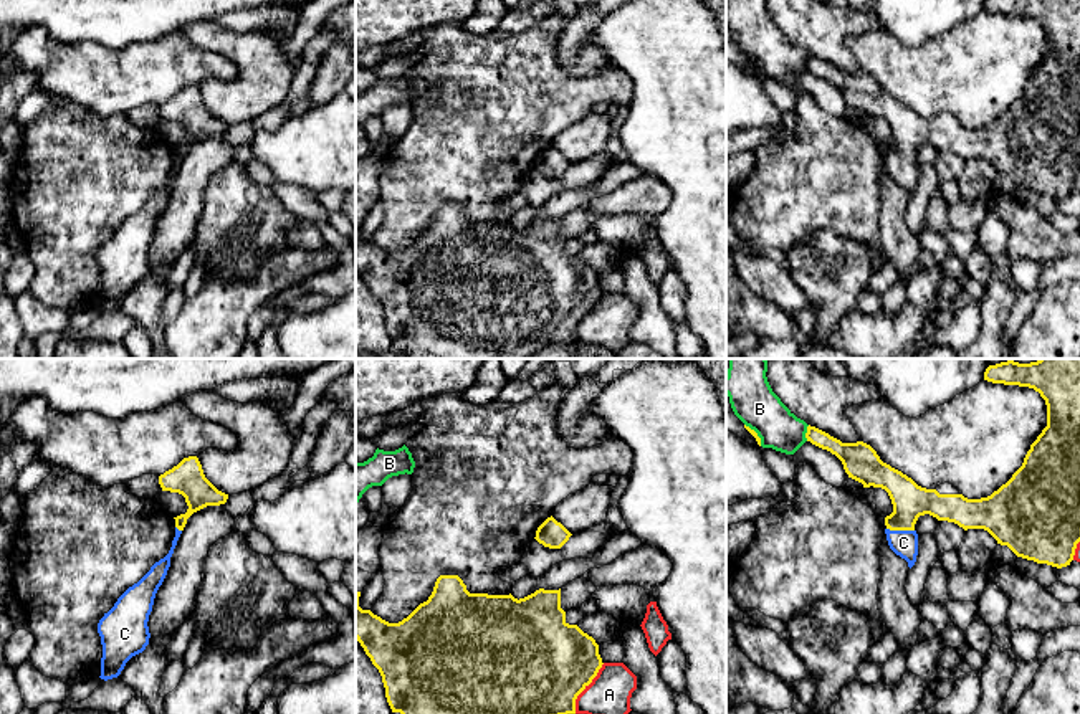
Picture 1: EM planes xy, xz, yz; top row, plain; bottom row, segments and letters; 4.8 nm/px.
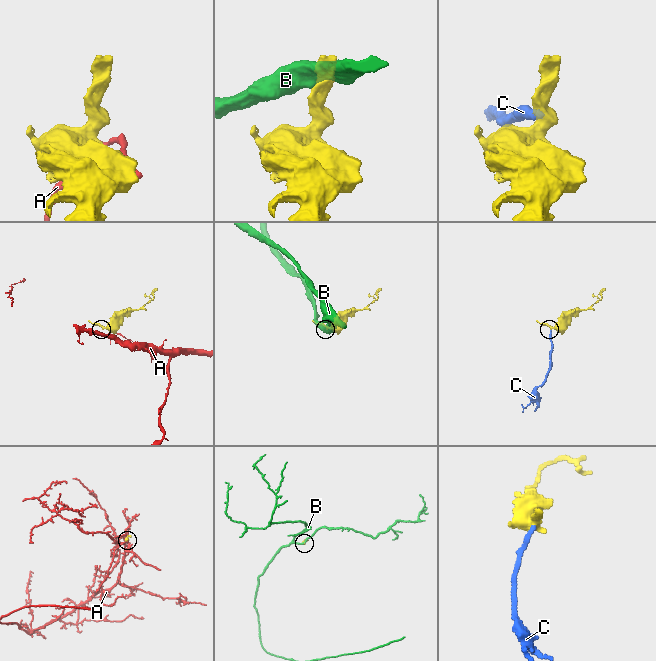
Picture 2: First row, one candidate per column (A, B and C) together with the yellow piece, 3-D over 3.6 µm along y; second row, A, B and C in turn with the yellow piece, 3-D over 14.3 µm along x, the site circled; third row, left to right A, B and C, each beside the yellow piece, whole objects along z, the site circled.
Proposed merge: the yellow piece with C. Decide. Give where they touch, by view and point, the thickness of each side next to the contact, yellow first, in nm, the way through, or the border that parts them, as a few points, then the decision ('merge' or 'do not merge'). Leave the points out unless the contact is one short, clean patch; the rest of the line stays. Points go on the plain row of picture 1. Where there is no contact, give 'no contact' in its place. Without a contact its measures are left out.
yz (900, 159) | 170/130 nm | merge

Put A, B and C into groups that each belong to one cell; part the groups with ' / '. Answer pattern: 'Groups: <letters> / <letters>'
Groups: A / B / C

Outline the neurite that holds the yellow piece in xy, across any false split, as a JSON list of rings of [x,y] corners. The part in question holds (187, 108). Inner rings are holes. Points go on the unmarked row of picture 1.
[[[197,86],[184,88],[177,96],[159,106],[162,121],[179,122],[189,136],[185,144],[175,149],[175,167],[169,183],[155,192],[151,200],[132,217],[129,217],[104,243],[98,253],[103,274],[101,309],[117,307],[126,293],[142,283],[149,274],[149,245],[154,228],[170,197],[170,187],[187,149],[207,137],[225,134],[228,124],[218,121],[203,104]]]

